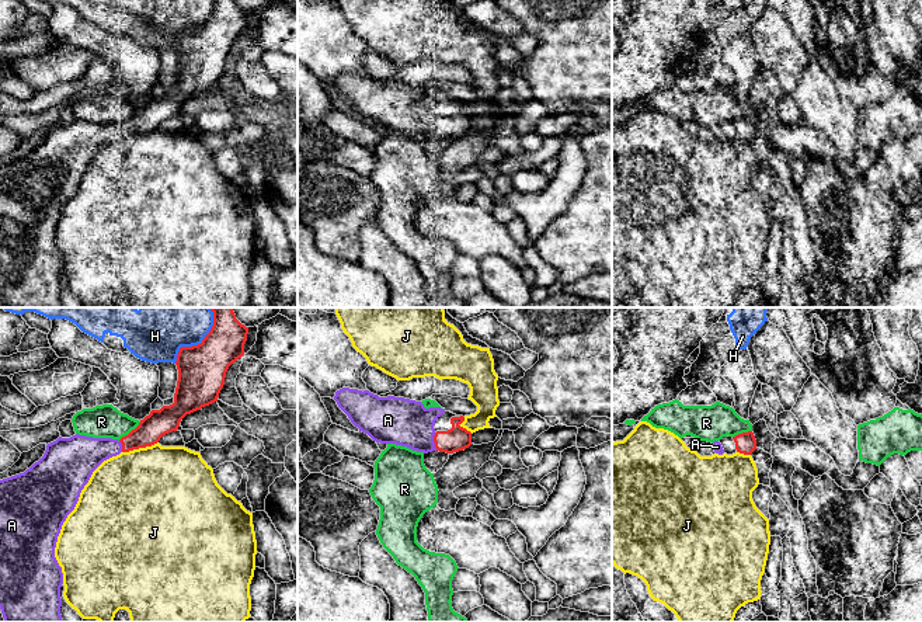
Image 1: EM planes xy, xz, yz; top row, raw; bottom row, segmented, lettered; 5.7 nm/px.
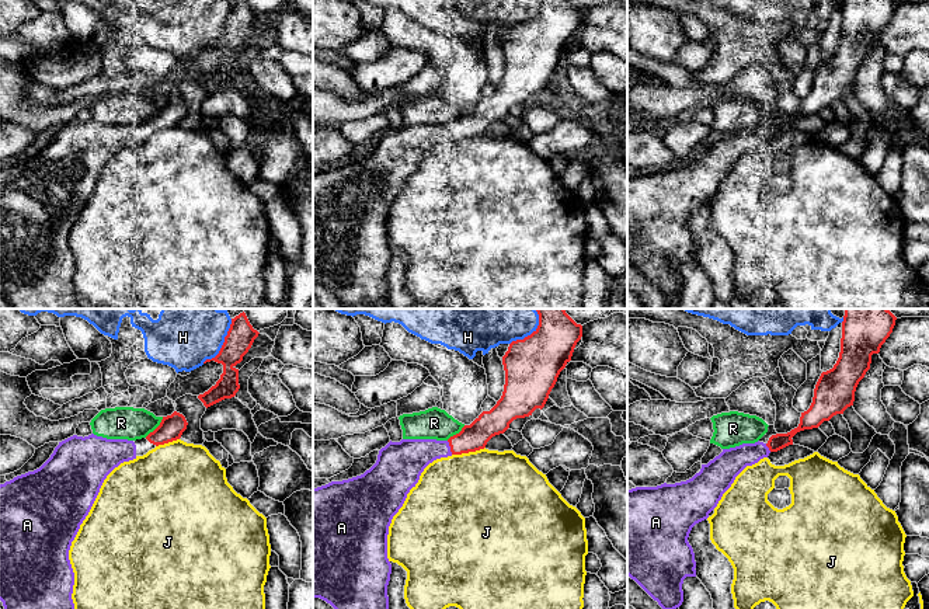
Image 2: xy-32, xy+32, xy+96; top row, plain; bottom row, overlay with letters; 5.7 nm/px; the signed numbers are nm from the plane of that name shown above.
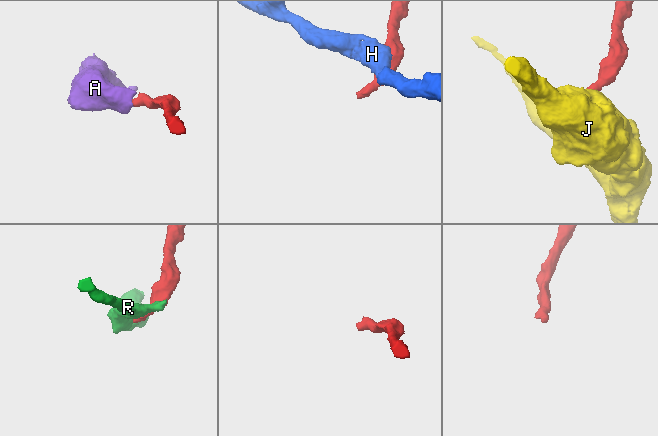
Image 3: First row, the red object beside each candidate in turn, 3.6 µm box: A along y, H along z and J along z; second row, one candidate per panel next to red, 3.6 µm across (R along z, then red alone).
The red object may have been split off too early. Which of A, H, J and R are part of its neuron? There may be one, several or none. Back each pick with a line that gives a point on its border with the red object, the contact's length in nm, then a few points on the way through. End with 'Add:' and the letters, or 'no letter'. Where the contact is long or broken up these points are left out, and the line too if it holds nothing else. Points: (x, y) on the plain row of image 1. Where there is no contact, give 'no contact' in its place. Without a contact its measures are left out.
A: meets red in xz at (434, 127); contact 110 nm long
Add: A

